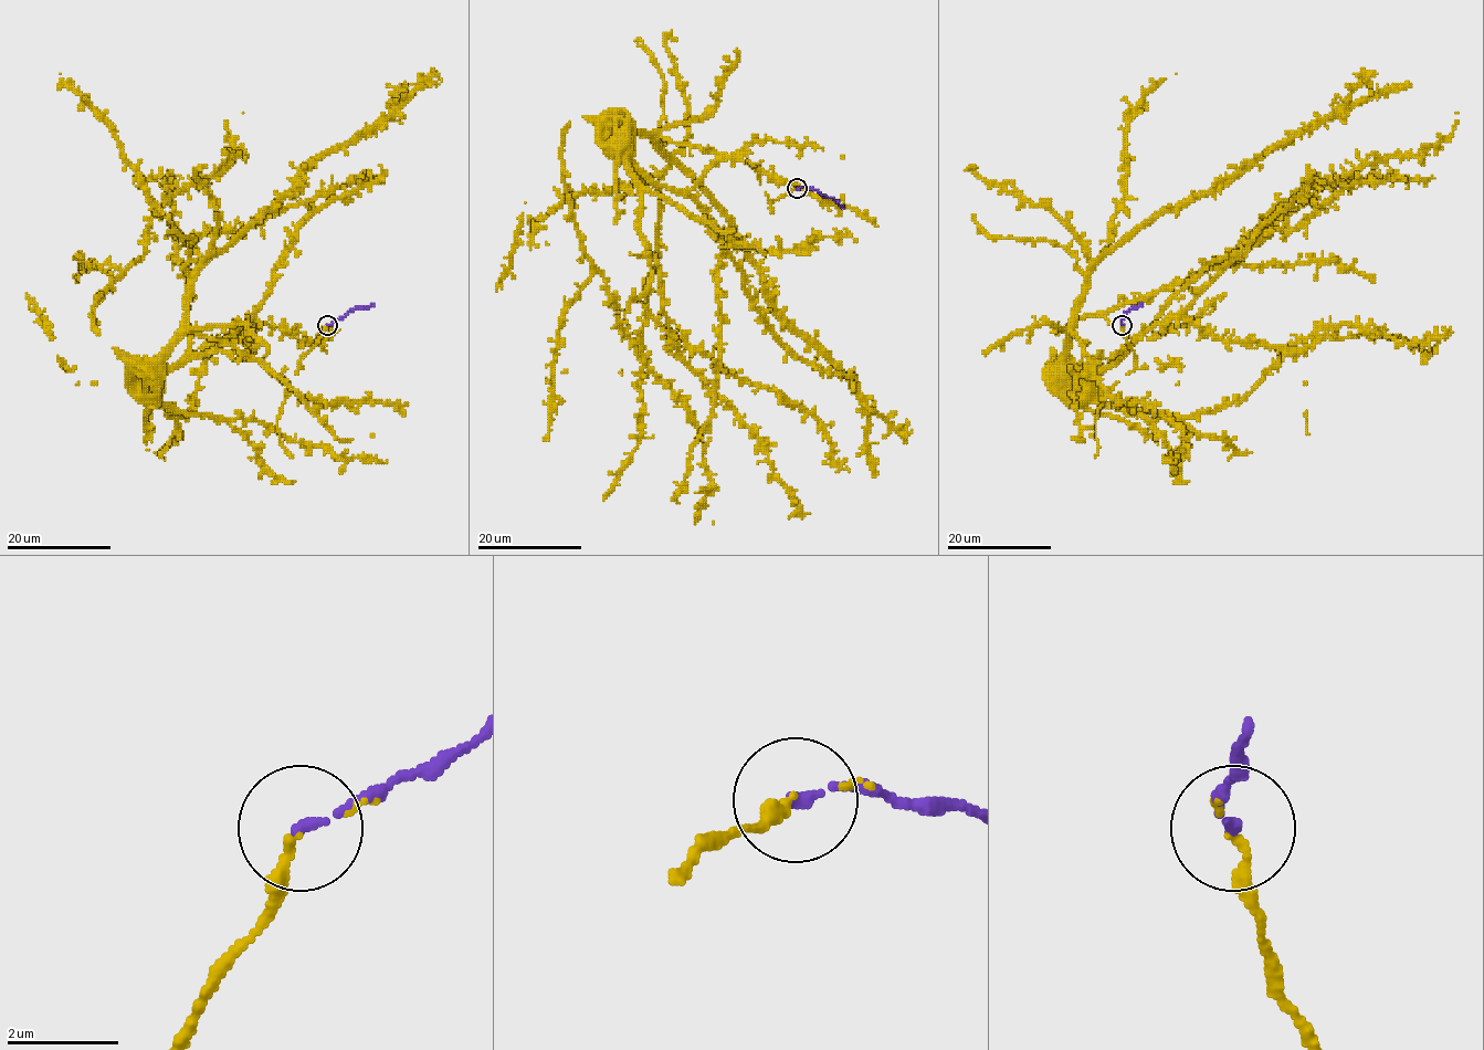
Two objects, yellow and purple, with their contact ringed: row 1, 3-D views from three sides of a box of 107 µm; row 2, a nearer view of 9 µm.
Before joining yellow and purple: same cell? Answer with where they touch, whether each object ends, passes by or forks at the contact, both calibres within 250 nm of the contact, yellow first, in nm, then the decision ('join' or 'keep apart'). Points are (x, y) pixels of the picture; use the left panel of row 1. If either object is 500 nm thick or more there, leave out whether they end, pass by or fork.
place (327, 325); yellow passes by; purple ends; calibres 120 and 190 nm; join

